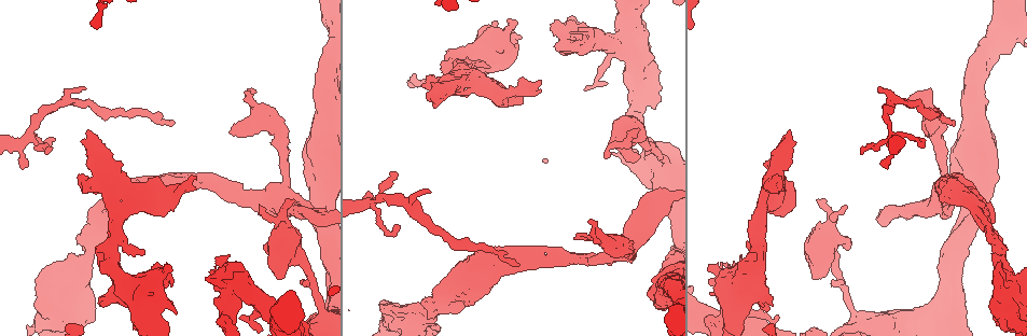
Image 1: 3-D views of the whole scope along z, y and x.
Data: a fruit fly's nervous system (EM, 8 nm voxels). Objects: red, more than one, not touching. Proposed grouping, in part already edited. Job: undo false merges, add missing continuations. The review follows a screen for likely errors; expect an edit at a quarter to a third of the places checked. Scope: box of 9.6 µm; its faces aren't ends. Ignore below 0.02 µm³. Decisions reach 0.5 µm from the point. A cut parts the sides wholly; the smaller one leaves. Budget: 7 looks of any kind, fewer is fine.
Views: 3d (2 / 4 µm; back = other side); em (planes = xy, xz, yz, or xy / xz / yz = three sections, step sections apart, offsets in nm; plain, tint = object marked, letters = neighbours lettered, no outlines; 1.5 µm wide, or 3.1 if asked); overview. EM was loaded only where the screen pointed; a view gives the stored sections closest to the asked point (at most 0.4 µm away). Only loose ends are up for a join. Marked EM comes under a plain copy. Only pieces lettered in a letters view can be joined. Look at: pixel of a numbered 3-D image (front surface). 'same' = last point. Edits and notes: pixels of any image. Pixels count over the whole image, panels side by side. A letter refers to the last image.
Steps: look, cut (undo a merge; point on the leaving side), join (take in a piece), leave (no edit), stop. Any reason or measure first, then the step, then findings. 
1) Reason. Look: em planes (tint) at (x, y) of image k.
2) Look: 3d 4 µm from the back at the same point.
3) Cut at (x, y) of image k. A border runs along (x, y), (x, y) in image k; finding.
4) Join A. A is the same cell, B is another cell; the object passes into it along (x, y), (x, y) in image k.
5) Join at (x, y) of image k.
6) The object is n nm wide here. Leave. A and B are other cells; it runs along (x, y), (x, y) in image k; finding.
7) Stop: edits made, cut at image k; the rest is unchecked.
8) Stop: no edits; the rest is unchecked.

Look: 3d 2 µm at (520, 264) of image 1.

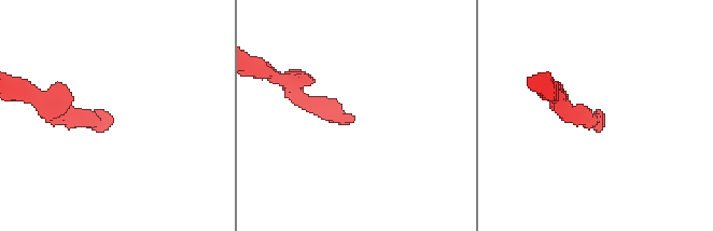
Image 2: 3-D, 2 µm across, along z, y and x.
Look: em planes (tint) at (350, 122) of image 2.

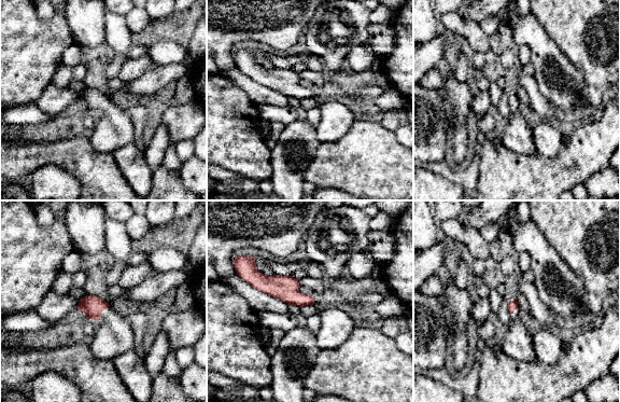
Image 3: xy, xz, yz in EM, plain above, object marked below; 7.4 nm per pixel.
Look: em planes (letters) at the same point.

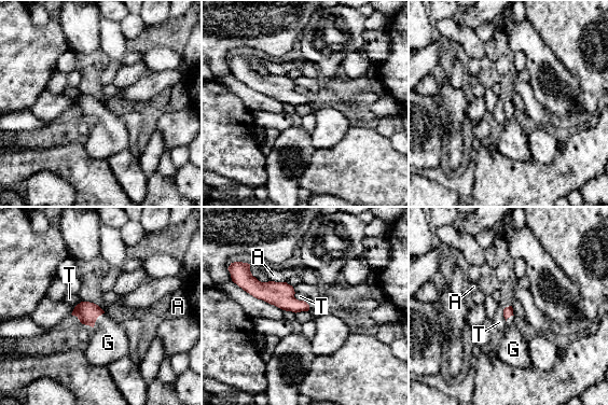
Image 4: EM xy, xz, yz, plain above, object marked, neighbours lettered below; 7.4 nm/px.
Join G. G is the same cell, A and T are other cells; the object passes into it along (87, 312), (96, 319), (108, 343) in image 4; the neuron continues.

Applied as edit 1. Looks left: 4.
Free end. Look: 3d 2 µm at (791, 133) of image 1.

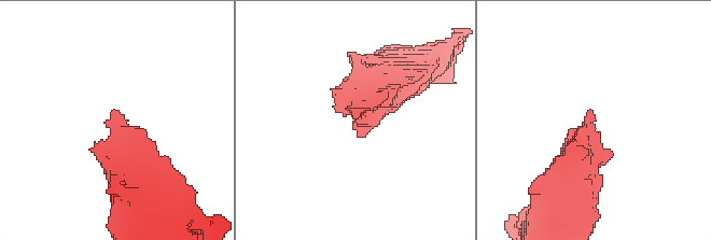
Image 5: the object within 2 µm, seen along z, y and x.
Shape alone is not enough. Look: em planes (letters) at (115, 116) of image 5.

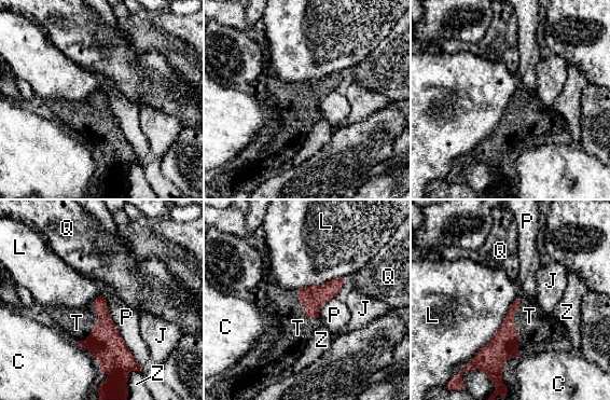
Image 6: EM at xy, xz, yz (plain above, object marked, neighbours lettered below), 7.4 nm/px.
Join T. T is the same cell, C, J, L, P, Q and Z are other cells; the object passes into it along (105, 343), (97, 323), (77, 322) in image 6; it goes on there.

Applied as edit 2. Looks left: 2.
Branch stops here. Look: em planes (tint) at (489, 68) of image 1.

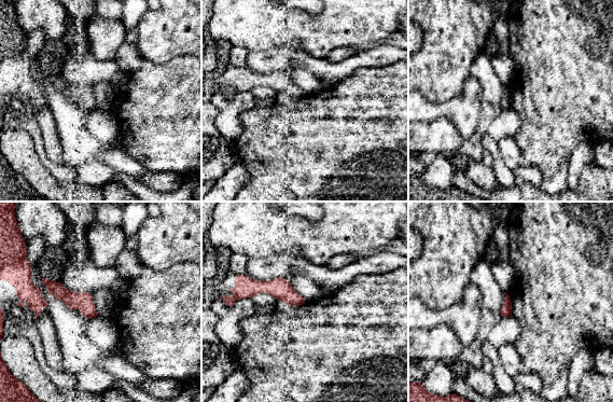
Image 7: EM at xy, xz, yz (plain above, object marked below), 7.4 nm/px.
Look: em planes (letters) at the same point.

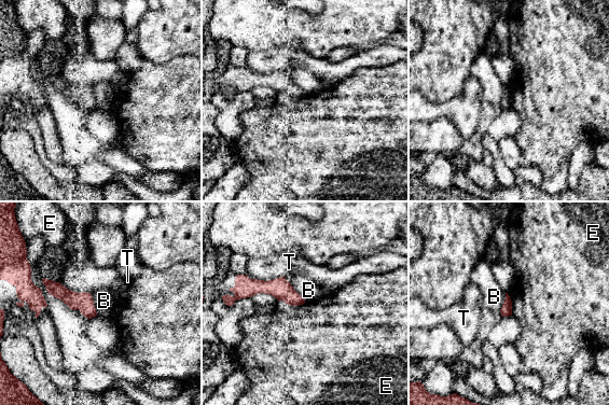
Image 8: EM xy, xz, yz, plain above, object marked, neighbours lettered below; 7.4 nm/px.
Leave. B, E and T are other cells; a border runs along (279, 299), (290, 305), (305, 302) in image 8; none of them fits.

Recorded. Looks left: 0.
Stop: edits made, join at image 4, join at image 6; the rest is unchecked.

